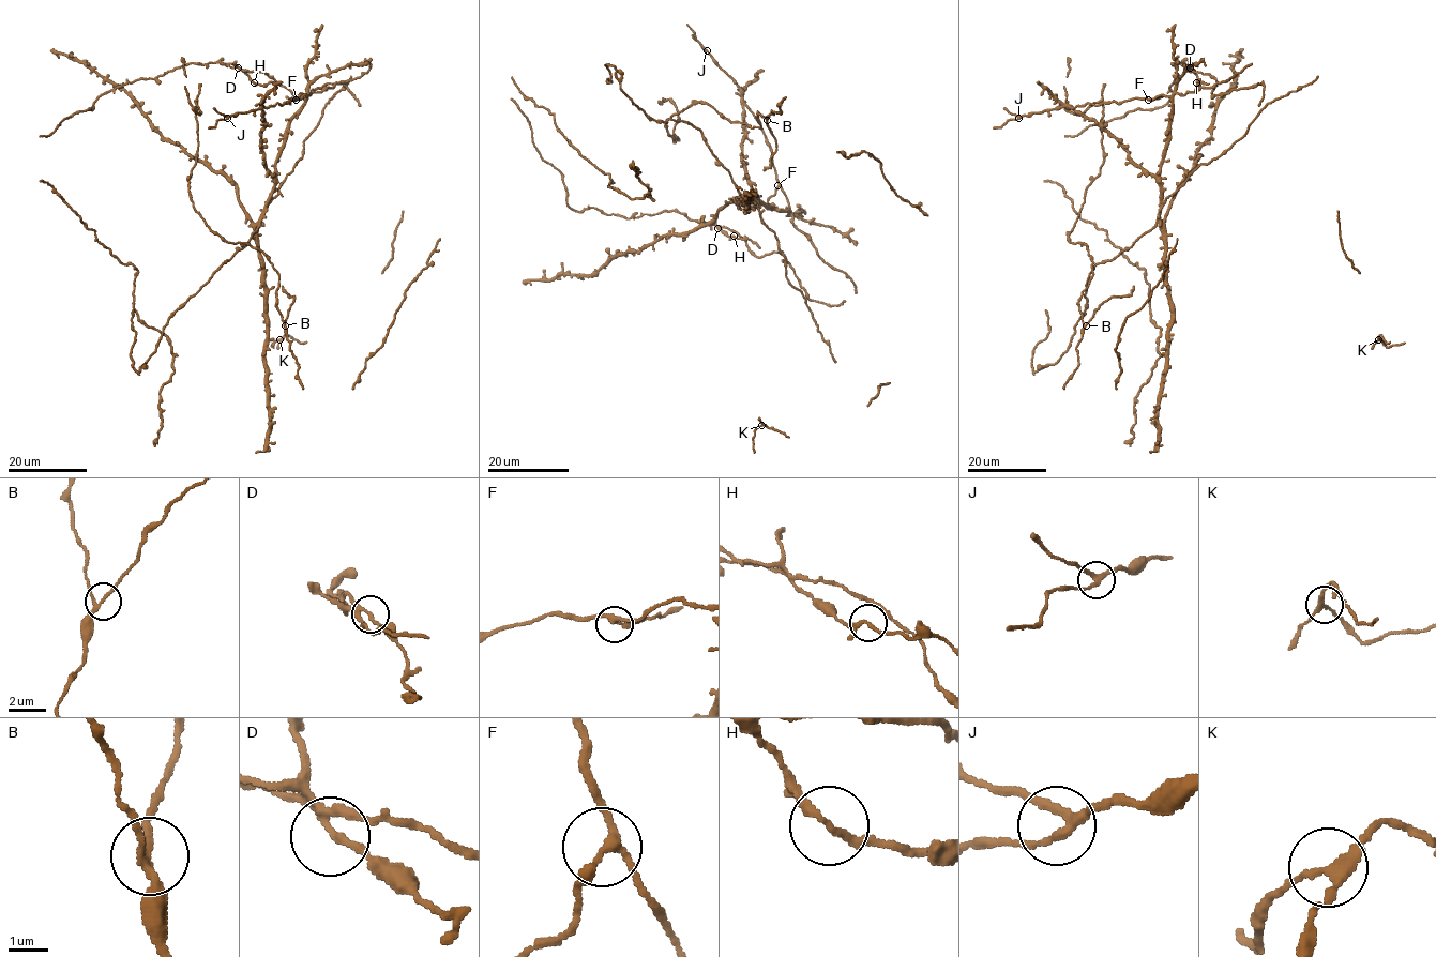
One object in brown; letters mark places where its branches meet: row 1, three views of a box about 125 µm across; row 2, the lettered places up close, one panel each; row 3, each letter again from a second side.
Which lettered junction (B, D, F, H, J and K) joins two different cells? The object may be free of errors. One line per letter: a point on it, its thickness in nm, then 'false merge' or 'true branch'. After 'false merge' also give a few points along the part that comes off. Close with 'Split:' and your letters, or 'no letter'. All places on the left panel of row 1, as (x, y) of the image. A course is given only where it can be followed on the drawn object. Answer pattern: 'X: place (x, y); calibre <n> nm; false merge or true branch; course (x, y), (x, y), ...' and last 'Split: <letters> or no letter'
B: place (285, 325); calibre 160 nm; true branch
D: place (238, 67); calibre 170 nm; true branch
F: place (296, 100); calibre 220 nm; true branch
H: place (254, 82); calibre 160 nm; true branch
J: place (227, 118); calibre 200 nm; true branch
K: place (280, 339); calibre 240 nm; true branch
Split: no letter

